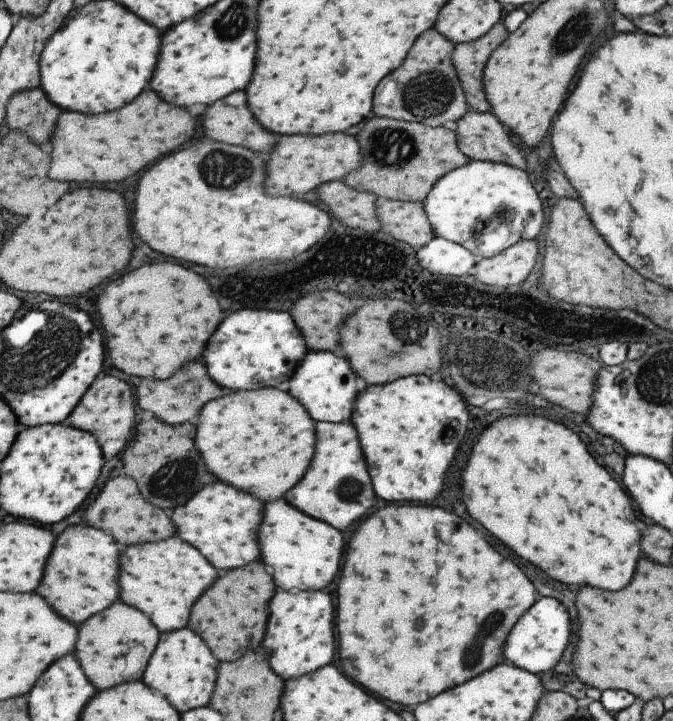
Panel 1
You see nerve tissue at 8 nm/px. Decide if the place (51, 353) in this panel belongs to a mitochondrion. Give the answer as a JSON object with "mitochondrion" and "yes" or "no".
{"mitochondrion":"yes"}

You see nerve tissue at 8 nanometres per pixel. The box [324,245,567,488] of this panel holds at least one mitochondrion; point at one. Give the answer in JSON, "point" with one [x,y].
{"point":[471,367]}

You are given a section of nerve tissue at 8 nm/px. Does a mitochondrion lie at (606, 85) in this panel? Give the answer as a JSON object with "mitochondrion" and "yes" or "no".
{"mitochondrion":"no"}

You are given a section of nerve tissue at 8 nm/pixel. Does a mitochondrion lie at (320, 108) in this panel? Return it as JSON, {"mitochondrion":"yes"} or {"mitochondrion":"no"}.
{"mitochondrion":"no"}

